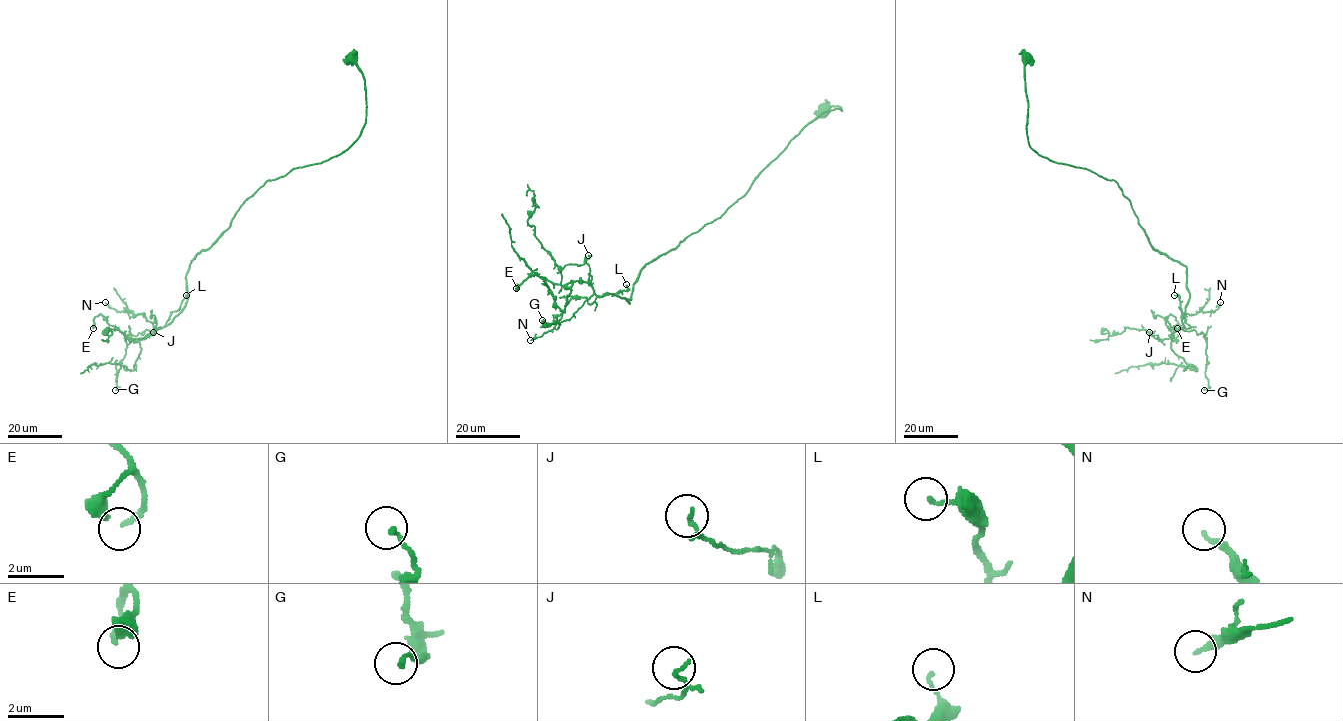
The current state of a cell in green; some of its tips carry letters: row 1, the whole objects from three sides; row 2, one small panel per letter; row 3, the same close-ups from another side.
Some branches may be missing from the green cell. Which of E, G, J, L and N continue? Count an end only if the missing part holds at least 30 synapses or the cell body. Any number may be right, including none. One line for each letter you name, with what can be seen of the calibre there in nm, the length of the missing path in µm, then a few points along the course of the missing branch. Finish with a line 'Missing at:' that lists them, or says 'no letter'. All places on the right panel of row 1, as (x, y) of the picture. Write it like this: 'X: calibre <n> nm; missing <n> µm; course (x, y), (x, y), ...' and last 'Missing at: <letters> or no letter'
E: calibre 180 nm; missing 35 µm; course (1177, 328), (1178, 338), (1177, 332), (1168, 333), (1148, 349), (1146, 353), (1151, 358)
Missing at: E

